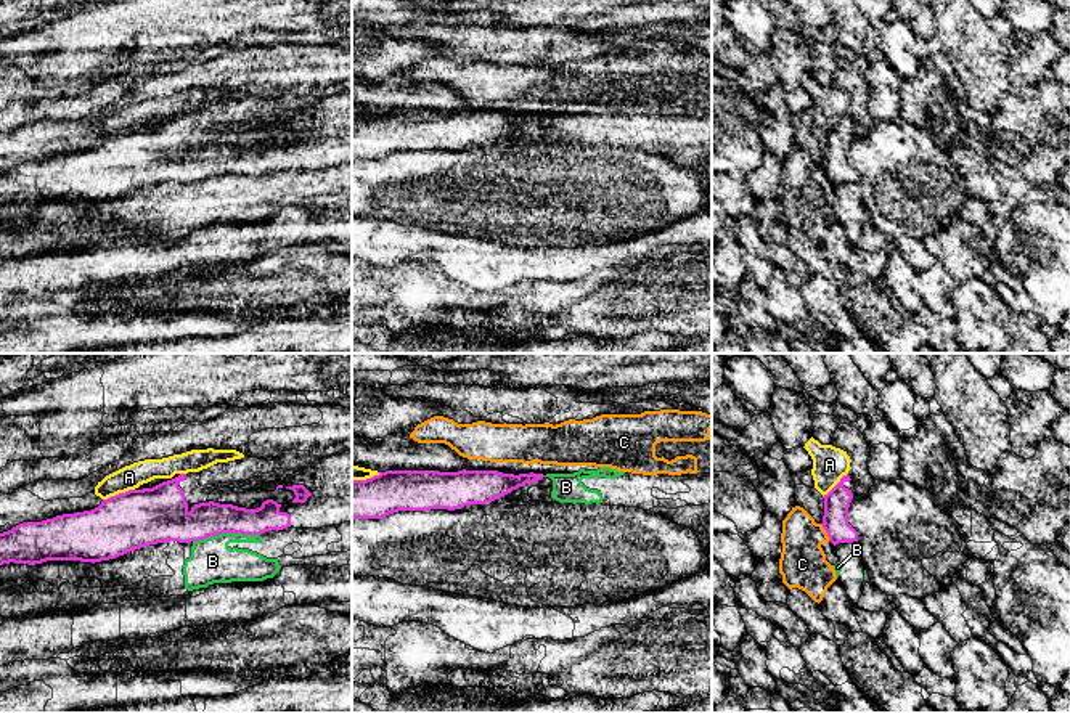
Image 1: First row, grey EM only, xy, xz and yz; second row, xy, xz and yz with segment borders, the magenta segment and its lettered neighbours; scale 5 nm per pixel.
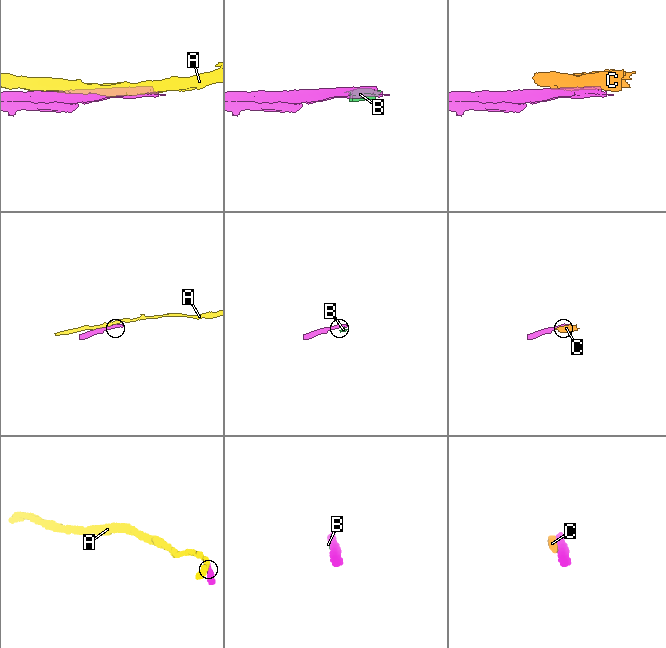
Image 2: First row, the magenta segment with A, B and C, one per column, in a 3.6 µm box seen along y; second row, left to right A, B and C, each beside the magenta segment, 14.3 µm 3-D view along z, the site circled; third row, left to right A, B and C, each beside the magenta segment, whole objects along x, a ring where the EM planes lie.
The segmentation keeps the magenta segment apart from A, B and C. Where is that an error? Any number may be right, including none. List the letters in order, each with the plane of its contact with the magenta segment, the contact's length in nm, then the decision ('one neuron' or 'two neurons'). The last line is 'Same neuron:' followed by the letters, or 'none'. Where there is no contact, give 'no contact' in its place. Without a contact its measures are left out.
A: meets magenta in xy; contact 170 nm long; two neurons
B: meets magenta in xy; contact 340 nm long; two neurons
C: meets magenta in yz; contact 100 nm long; two neurons
Same neuron: none

